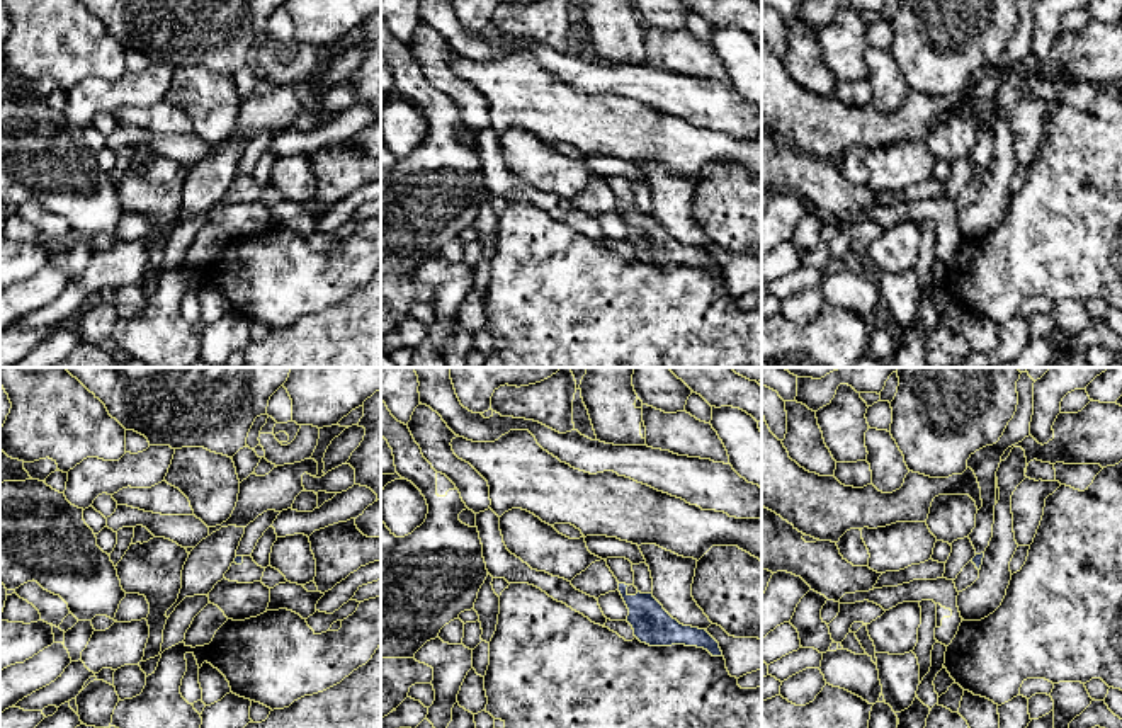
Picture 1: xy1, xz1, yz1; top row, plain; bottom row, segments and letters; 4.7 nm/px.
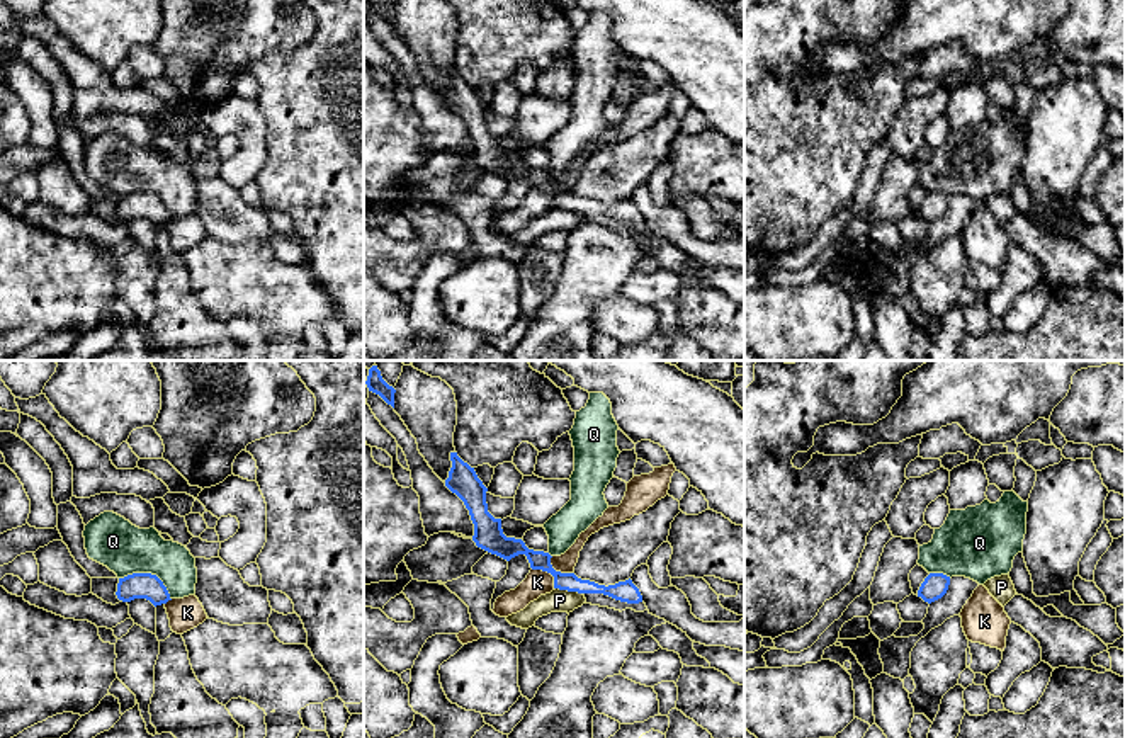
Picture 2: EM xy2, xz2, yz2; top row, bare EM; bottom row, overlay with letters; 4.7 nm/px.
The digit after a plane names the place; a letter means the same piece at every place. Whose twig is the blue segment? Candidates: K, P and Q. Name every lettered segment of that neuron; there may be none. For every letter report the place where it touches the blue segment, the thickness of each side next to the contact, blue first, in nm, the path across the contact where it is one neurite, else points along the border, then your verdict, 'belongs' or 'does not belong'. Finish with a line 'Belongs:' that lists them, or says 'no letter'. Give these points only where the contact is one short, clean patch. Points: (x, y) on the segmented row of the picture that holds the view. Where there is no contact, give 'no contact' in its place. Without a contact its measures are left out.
K: xz2 (549, 572) | 110/120 nm | along xz2 (532, 568), (548, 572), (553, 577), (554, 589) | does not belong
P: xz2 (570, 590) | 90/110 nm | along xz2 (556, 587), (582, 594) | does not belong
Q: xy2 (150, 573) | 130/240 nm | along xy2 (119, 577), (153, 573), (170, 599) | does not belong
Belongs: no letter

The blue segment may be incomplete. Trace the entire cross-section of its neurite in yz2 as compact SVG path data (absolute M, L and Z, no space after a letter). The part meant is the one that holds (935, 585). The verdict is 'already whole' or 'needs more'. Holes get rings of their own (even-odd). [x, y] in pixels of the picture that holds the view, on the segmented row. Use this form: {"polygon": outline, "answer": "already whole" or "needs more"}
{"polygon": "M930 573L921 583L918 597L931 604L947 593L948 585L950 585L950 576L943 573Z", "answer": "already whole"}

